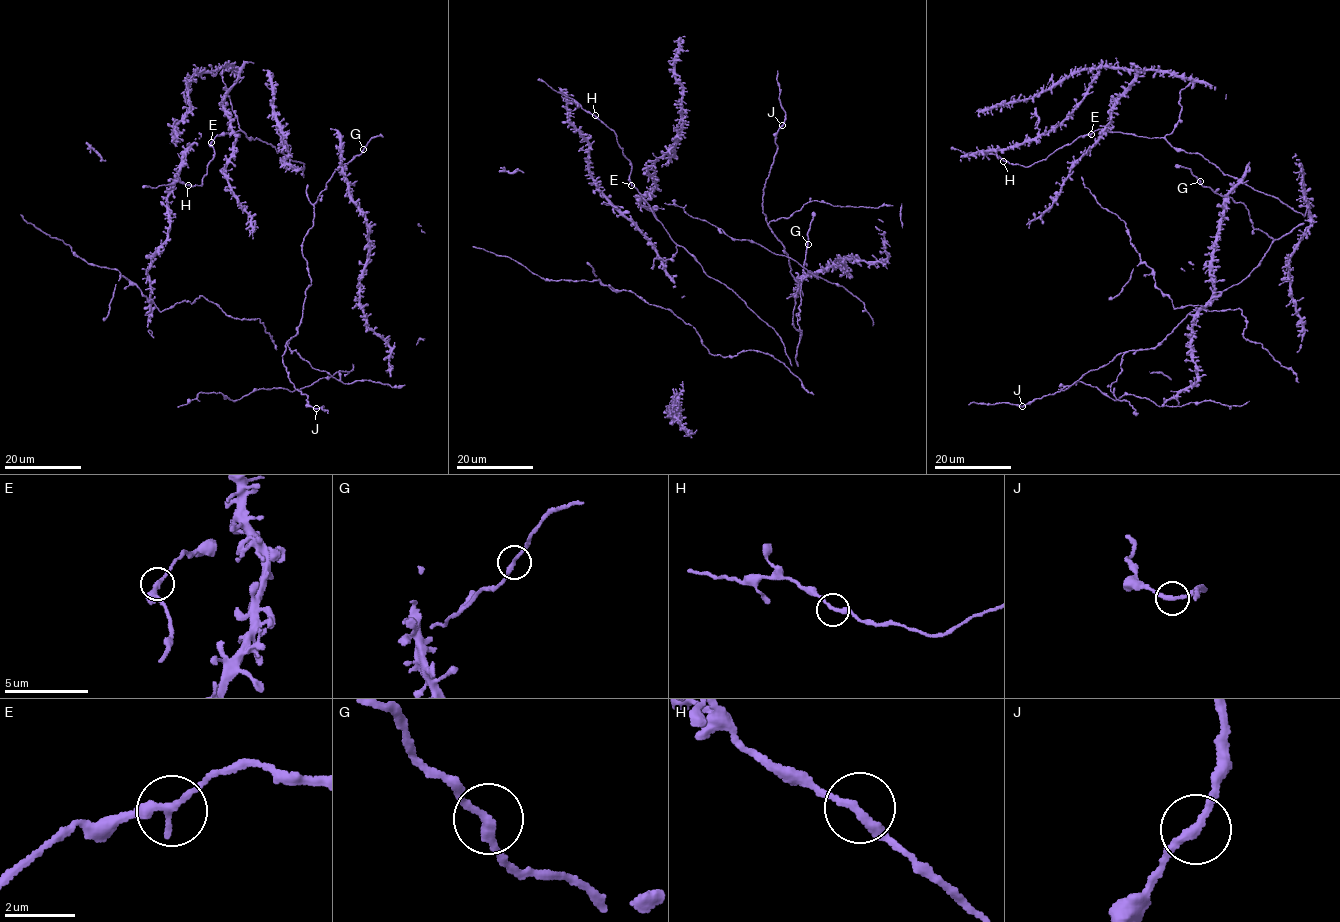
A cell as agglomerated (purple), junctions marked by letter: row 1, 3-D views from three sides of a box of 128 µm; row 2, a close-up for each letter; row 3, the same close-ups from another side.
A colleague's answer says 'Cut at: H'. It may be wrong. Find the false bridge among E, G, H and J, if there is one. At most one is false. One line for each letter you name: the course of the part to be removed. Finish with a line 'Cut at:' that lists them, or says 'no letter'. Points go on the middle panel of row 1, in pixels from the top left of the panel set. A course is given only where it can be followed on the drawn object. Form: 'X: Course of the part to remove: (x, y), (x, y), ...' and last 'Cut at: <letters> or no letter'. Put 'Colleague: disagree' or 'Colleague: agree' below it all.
Cut at: no letter
Colleague: disagree

